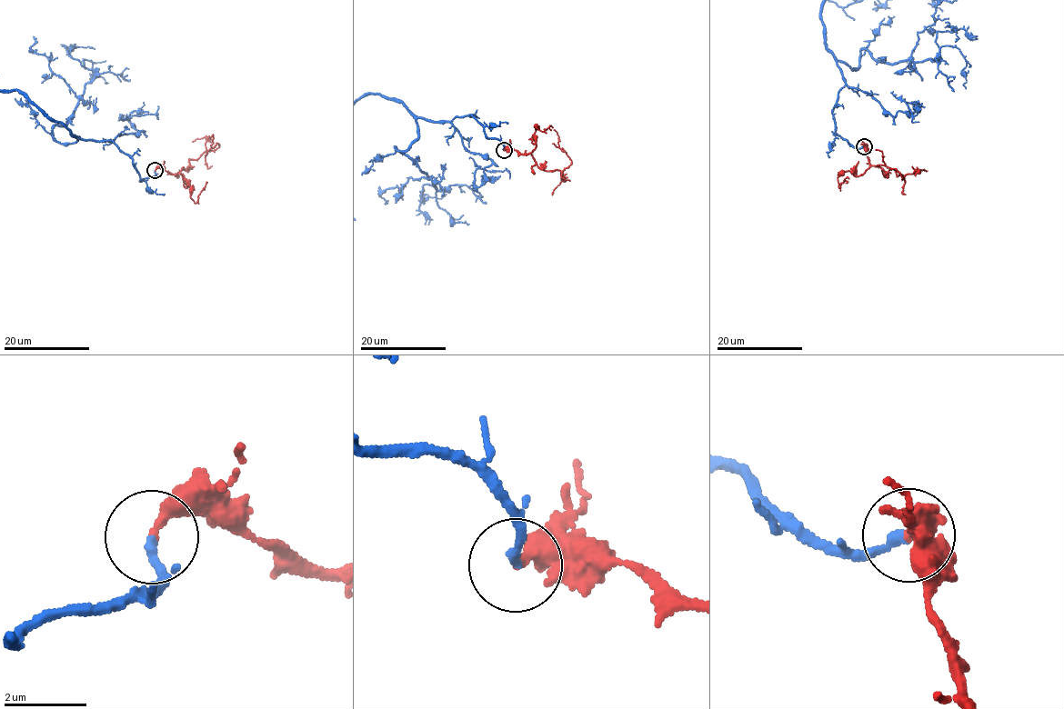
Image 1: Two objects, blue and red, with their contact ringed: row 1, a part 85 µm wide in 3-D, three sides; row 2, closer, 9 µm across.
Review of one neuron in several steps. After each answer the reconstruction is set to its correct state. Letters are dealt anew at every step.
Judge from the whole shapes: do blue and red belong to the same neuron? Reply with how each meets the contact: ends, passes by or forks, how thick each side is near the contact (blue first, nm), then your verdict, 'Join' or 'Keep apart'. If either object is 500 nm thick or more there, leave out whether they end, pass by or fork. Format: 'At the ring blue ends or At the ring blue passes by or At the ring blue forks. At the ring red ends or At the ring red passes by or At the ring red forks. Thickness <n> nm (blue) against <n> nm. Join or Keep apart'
At the ring blue ends. At the ring red ends. Thickness 200 nm (blue) against 240 nm. Join

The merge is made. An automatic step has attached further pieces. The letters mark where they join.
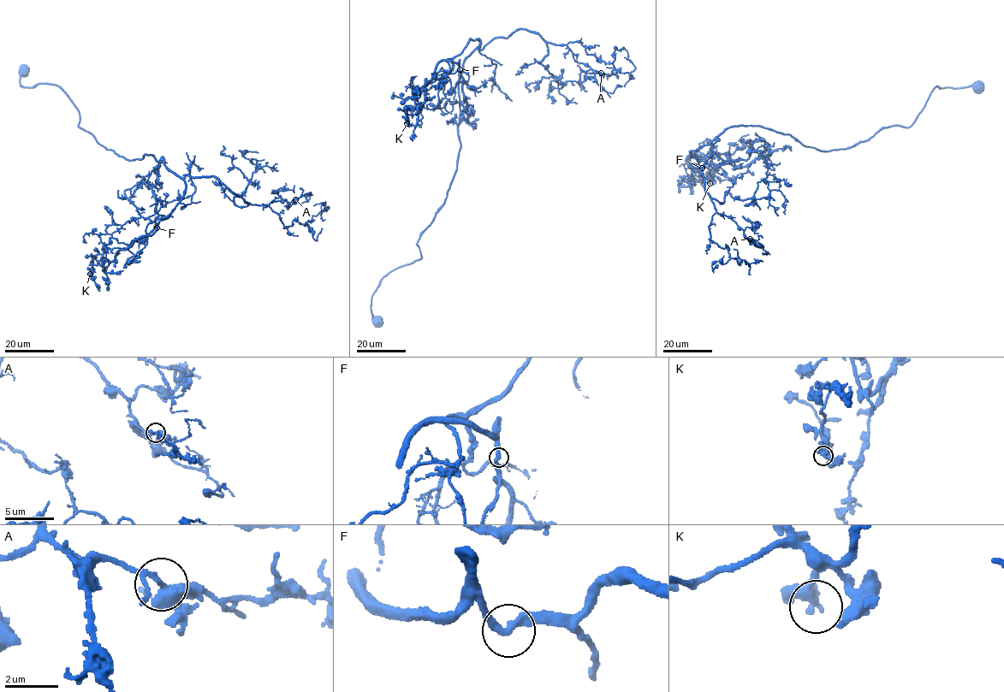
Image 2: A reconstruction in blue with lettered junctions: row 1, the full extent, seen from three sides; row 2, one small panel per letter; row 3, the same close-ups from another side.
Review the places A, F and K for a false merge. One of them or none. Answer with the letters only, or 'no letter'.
F

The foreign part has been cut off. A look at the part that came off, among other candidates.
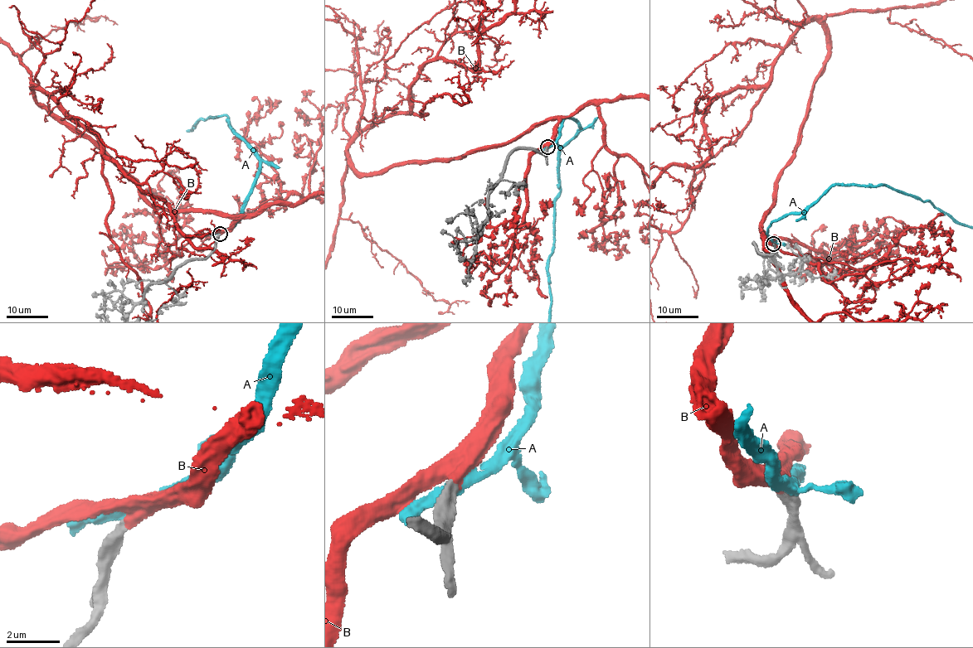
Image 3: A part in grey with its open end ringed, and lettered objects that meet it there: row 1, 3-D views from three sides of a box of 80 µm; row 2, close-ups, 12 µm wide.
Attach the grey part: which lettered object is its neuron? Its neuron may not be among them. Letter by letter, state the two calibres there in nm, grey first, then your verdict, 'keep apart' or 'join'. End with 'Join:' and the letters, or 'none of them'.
A: 480/320 nm | keep apart
B: 460/400 nm | join
Join: B

